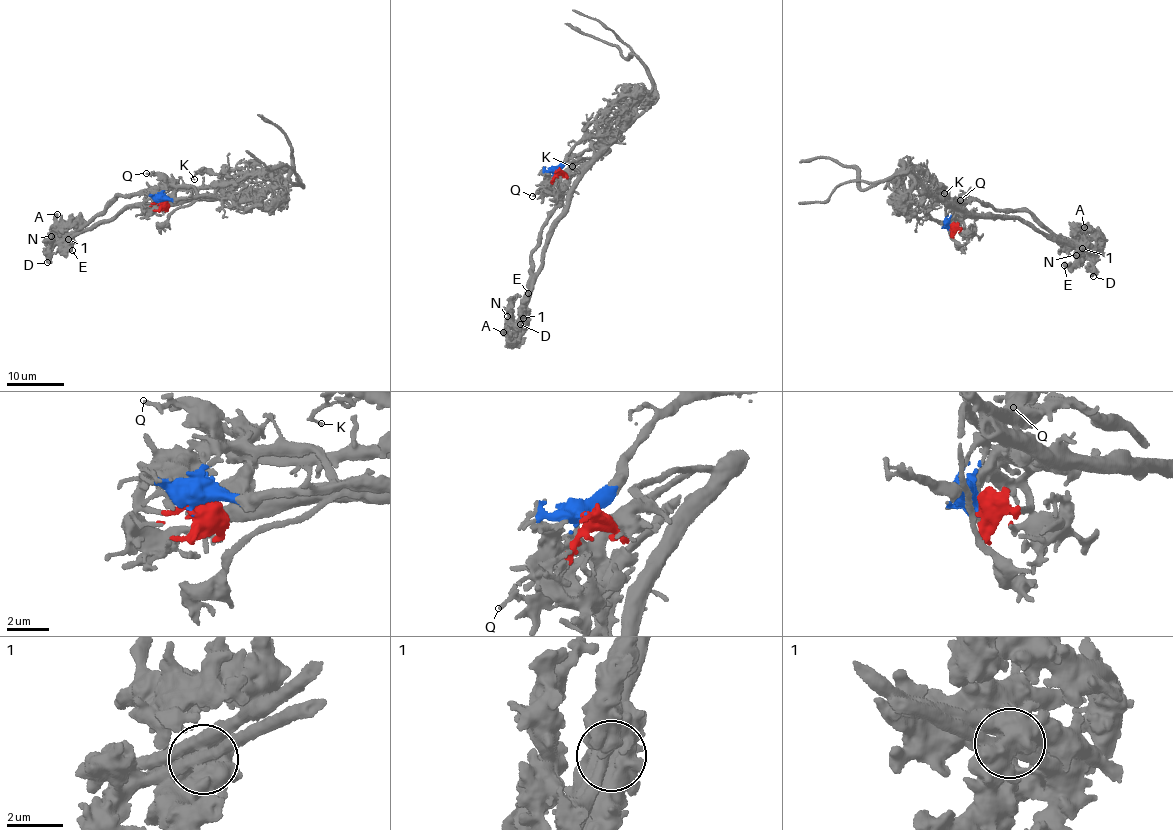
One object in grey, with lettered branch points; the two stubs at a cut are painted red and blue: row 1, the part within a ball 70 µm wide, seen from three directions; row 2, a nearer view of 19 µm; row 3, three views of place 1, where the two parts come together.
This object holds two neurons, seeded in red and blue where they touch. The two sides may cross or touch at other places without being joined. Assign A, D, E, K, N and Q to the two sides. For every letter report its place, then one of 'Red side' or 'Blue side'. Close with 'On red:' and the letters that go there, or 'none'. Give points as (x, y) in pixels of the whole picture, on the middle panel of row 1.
A: Place: (503, 332). Red side
D: Place: (520, 324). Blue side
E: Place: (528, 293). Red side
K: Place: (572, 166). Blue side
N: Place: (507, 316). Red side
Q: Place: (532, 196). Red side
On red: A, E, N, Q

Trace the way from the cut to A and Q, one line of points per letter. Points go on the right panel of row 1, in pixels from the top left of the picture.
A: (951, 229), (965, 226), (968, 215), (963, 207), (972, 198), (1034, 213), (1059, 242), (1071, 243), (1084, 226)
Q: (951, 229), (961, 228), (968, 215), (963, 207), (965, 202), (960, 198), (960, 201)

